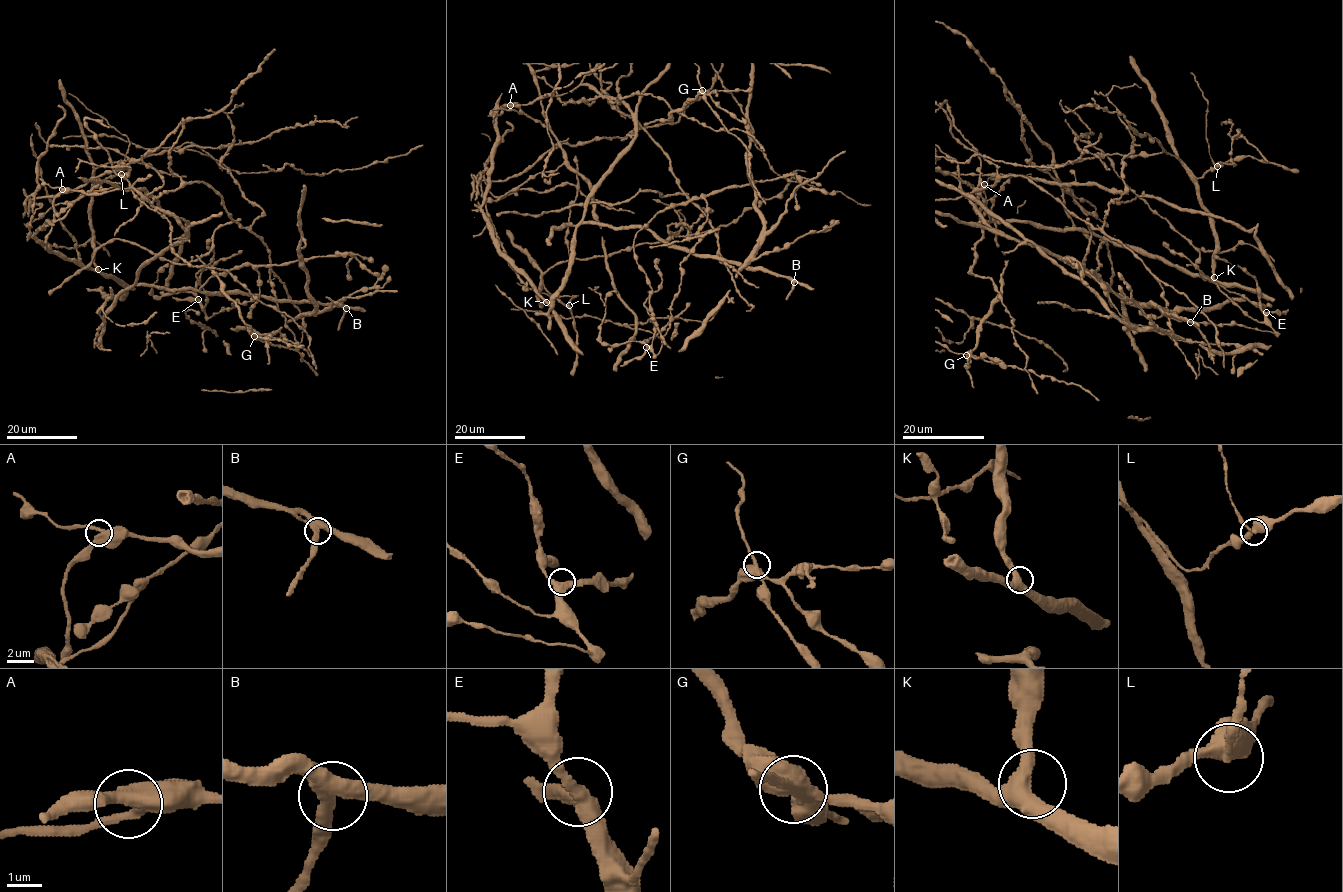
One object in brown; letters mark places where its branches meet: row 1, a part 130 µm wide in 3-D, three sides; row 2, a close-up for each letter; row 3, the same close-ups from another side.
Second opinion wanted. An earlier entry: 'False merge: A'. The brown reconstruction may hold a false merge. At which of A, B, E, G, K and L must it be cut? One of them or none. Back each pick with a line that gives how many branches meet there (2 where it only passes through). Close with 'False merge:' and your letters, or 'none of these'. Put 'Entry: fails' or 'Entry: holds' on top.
Entry: fails
L: 3
False merge: L

